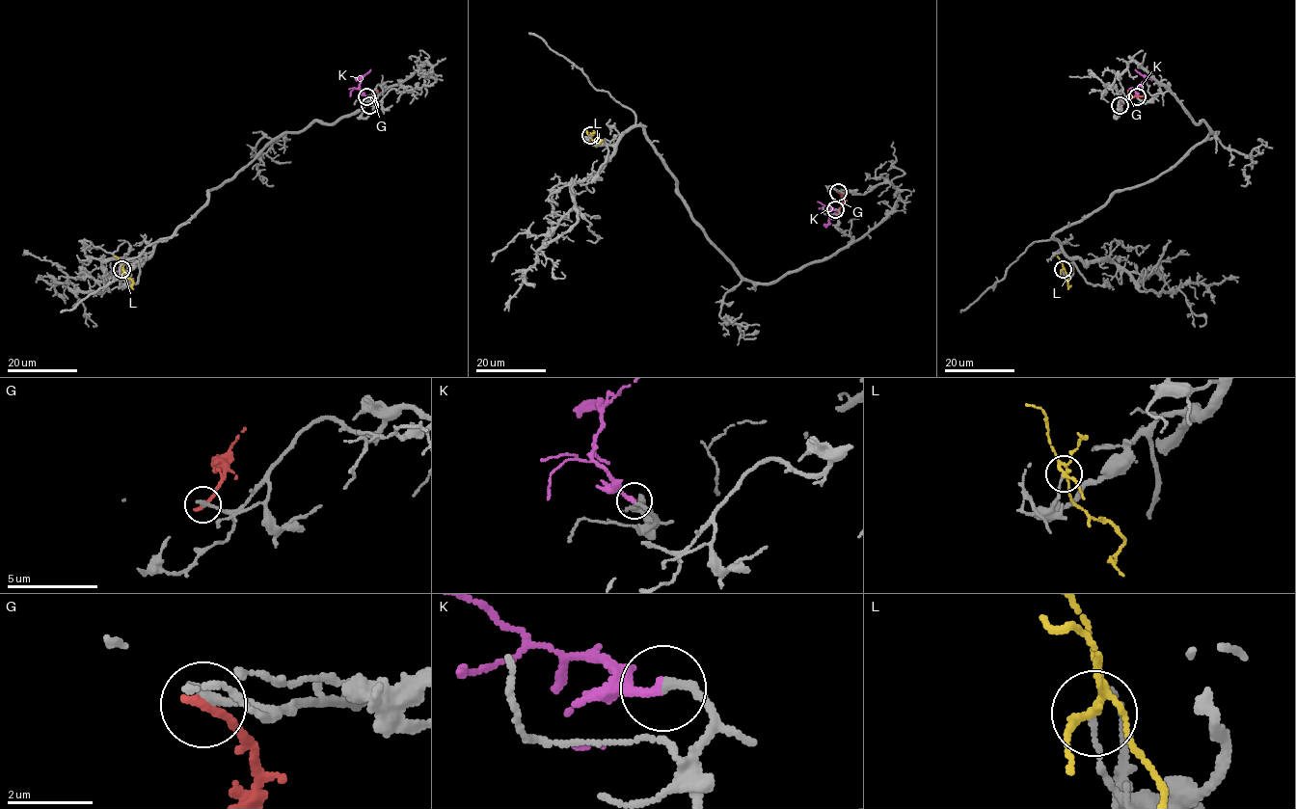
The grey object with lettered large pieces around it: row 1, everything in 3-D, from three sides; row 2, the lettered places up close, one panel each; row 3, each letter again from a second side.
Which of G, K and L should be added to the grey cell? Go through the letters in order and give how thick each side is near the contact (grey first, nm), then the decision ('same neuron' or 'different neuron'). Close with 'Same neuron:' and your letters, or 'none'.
G: 280/220 nm | different neuron
K: 200/220 nm | same neuron
L: 120/150 nm | different neuron
Same neuron: K

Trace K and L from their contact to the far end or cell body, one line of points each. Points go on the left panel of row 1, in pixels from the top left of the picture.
K: (366, 96), (359, 85), (370, 69)
L: (121, 270), (133, 282), (130, 285)

